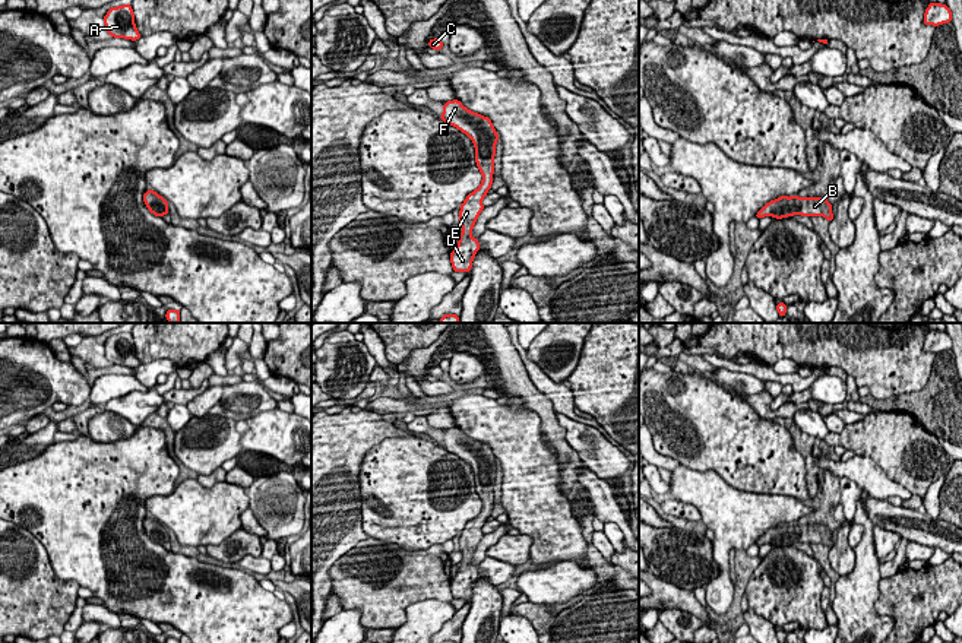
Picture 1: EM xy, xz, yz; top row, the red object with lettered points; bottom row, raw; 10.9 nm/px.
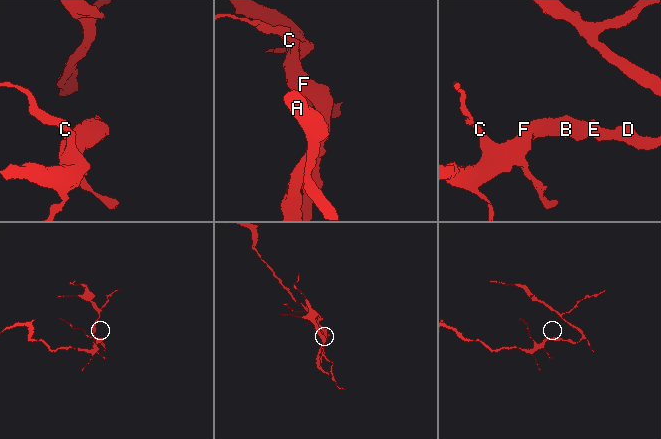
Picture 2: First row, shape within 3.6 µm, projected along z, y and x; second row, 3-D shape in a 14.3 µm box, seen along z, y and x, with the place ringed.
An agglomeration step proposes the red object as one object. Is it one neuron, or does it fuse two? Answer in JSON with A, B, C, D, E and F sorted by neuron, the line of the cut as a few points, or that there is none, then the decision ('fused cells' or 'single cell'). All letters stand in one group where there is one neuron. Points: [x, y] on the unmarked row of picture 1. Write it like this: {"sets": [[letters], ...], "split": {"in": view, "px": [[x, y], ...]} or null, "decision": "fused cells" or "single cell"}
{"sets": [["A", "B", "C", "D", "E", "F"]], "split": null, "decision": "single cell"}

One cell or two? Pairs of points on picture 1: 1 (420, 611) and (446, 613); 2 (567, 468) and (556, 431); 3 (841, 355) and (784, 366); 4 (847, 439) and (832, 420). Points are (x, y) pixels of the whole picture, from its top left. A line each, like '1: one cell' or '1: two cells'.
1: one cell
2: one cell
3: two cells
4: two cells

